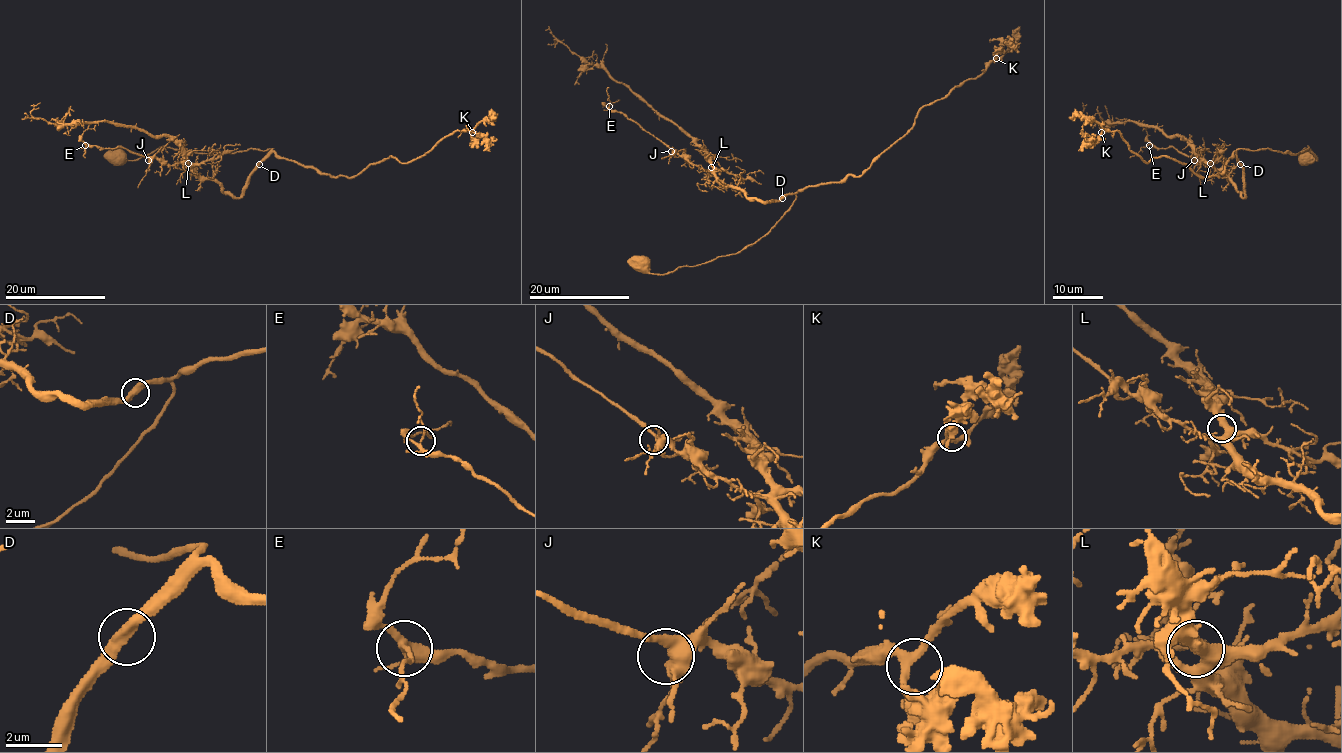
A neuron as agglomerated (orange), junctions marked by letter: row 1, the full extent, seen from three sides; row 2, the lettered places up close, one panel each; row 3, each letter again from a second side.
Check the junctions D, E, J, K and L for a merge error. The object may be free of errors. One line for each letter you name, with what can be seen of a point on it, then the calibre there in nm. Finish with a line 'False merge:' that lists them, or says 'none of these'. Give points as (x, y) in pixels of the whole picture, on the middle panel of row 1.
False merge: none of these

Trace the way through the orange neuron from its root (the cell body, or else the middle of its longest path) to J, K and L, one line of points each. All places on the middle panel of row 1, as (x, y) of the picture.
J: (639, 263), (668, 274), (736, 254), (763, 238), (795, 199), (749, 199), (671, 151)
K: (639, 263), (668, 274), (756, 243), (796, 192), (859, 176), (924, 106), (975, 79), (996, 58)
L: (639, 263), (668, 274), (736, 254), (763, 238), (795, 199), (749, 199), (711, 167)

